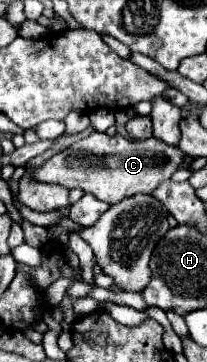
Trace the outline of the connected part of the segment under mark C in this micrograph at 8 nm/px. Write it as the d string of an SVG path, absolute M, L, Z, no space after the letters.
M91 133L87 139L75 141L71 147L59 151L41 169L33 171L37 181L57 183L67 189L79 187L85 193L95 195L97 199L113 205L137 193L153 193L163 179L169 179L173 171L183 163L185 155L167 143L157 143L155 137L135 143L135 139L125 137L107 137L101 133Z

